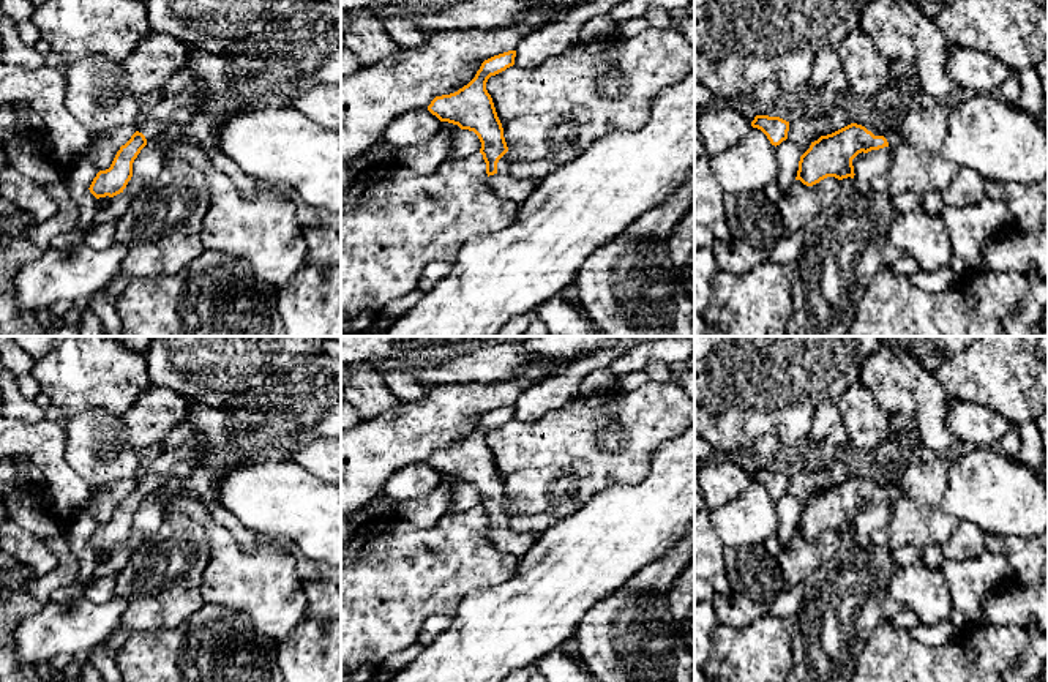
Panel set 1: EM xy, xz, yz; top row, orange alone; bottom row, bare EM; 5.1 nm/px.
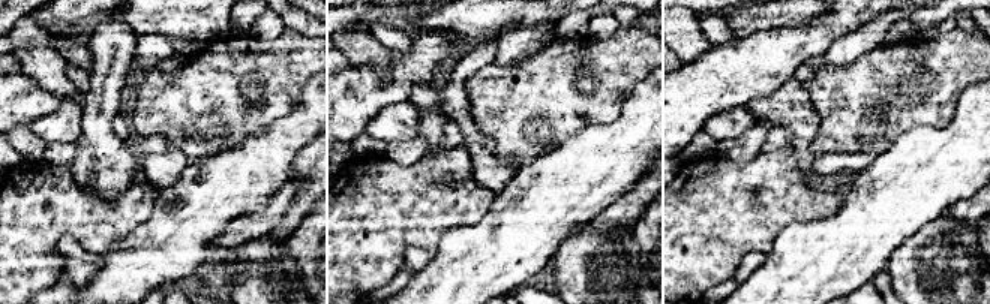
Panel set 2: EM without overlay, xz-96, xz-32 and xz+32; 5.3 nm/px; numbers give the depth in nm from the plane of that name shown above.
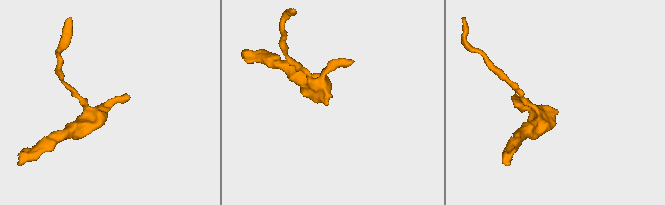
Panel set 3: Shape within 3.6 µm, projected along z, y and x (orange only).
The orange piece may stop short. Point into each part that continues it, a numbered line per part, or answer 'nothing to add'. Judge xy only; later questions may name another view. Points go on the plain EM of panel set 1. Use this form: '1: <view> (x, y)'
1: xy (177, 463)

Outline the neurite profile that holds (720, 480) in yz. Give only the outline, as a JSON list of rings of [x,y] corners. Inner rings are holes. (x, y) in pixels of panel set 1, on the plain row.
[[[710,459],[694,467],[694,488],[710,510],[737,497],[750,482],[748,470],[737,459]]]

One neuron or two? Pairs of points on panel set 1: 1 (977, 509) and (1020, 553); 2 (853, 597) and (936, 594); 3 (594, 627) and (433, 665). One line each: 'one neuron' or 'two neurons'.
1: two neurons
2: two neurons
3: two neurons

